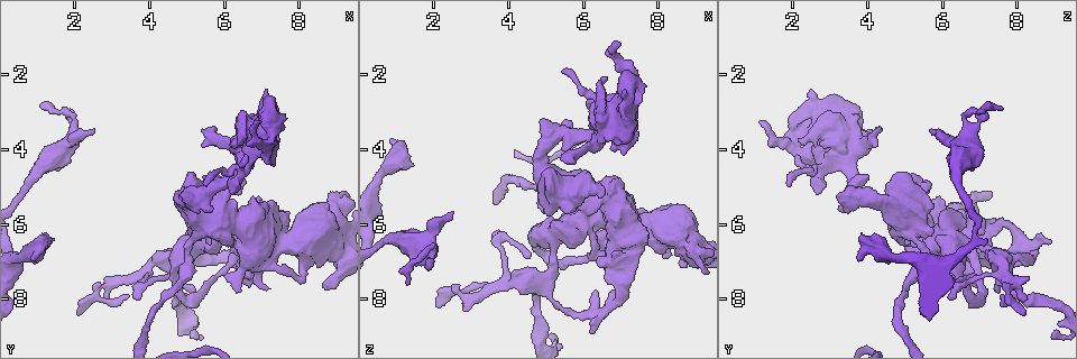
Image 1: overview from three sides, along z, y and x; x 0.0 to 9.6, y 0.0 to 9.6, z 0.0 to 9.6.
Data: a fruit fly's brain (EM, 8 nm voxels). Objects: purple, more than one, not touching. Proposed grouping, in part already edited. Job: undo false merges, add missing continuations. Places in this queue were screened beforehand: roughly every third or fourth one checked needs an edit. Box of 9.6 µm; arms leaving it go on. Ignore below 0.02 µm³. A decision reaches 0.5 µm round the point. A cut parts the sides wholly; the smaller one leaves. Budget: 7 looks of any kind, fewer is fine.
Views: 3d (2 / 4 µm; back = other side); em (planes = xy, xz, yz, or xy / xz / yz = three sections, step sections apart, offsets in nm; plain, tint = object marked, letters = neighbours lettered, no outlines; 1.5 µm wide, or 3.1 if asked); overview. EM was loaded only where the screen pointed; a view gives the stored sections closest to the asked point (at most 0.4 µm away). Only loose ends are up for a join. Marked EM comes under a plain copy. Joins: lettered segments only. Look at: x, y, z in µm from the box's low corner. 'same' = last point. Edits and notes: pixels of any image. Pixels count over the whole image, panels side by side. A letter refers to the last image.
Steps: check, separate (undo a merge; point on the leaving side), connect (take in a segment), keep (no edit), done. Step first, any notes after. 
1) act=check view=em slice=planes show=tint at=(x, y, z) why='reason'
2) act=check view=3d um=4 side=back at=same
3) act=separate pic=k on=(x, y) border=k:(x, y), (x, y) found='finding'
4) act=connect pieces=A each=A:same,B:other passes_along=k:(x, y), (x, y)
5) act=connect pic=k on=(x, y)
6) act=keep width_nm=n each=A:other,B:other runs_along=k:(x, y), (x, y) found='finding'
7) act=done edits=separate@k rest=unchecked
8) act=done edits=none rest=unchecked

act=check view=em slice=yz step=4 show=tint at=(9.05, 5.55, 6.70) why='calibre changes'

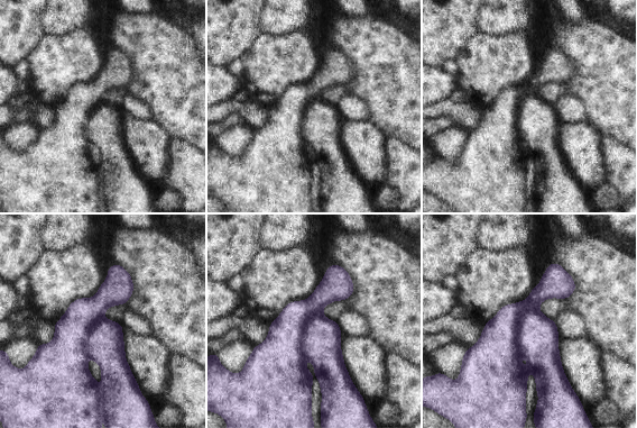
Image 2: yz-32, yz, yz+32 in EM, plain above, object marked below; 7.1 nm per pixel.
act=check view=em slice=planes show=tint at=same

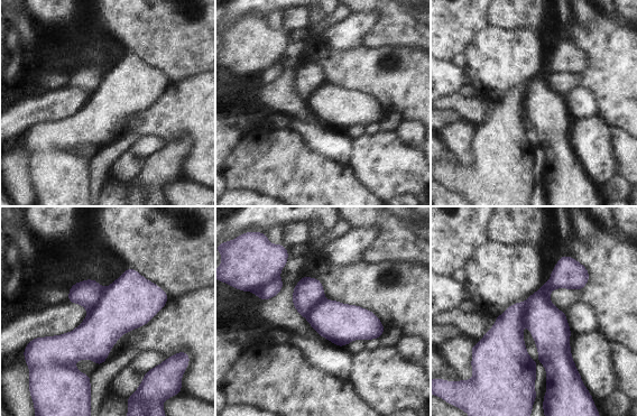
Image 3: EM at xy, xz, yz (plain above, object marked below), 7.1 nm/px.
act=check view=em slice=planes show=letters at=same

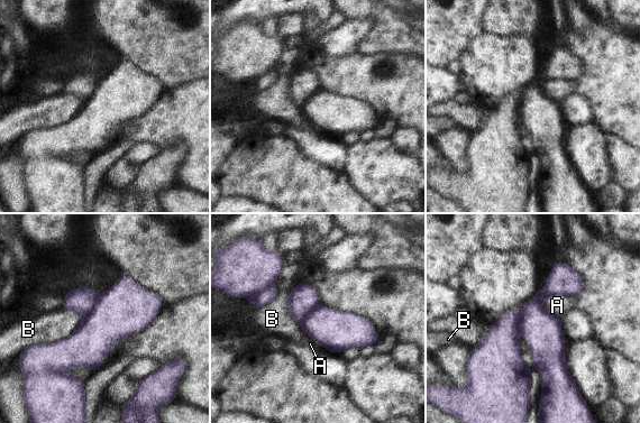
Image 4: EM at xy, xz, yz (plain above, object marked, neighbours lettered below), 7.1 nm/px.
act=keep longest_contact=B:440nm each=A:other,B:other border=4:(82, 316), (67, 337), (28, 346) found='one neuron here'

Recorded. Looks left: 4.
act=check view=em slice=planes show=letters at=(5.15, 7.85, 7.40) why='branch stops here'

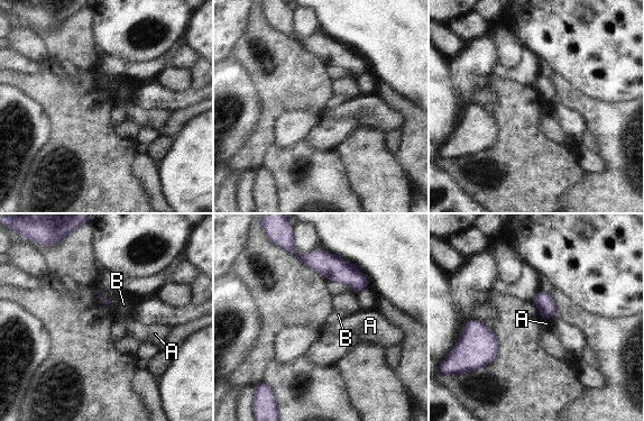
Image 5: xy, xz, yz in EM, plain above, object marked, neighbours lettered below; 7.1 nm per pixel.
act=keep each=A:other,B:other border=5:(543, 318), (551, 319) found='none of them fits'

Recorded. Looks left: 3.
act=check view=3d um=2 at=(1.25, 2.90, 7.55) why='tapers out'

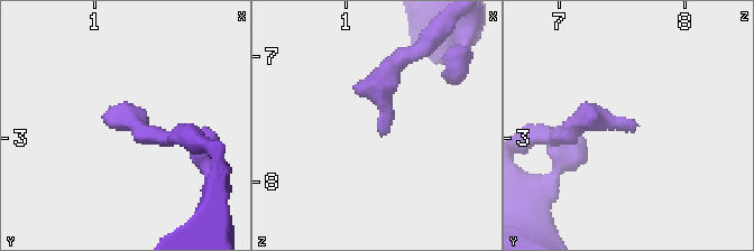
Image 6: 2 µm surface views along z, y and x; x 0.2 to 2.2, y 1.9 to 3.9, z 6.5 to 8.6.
act=check view=em slice=planes show=letters at=(1.28, 2.86, 7.62) why='shape alone is not enough'

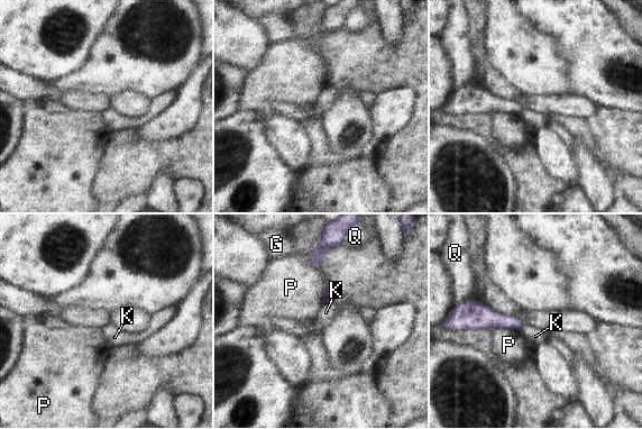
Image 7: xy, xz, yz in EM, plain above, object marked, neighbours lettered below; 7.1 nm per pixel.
act=keep longest_contact=P:200nm each=G:other,K:other,P:other,Q:other border=7:(489, 328), (508, 327), (517, 330) found='none of them fits'

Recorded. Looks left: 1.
act=done edits=none rest=unchecked

